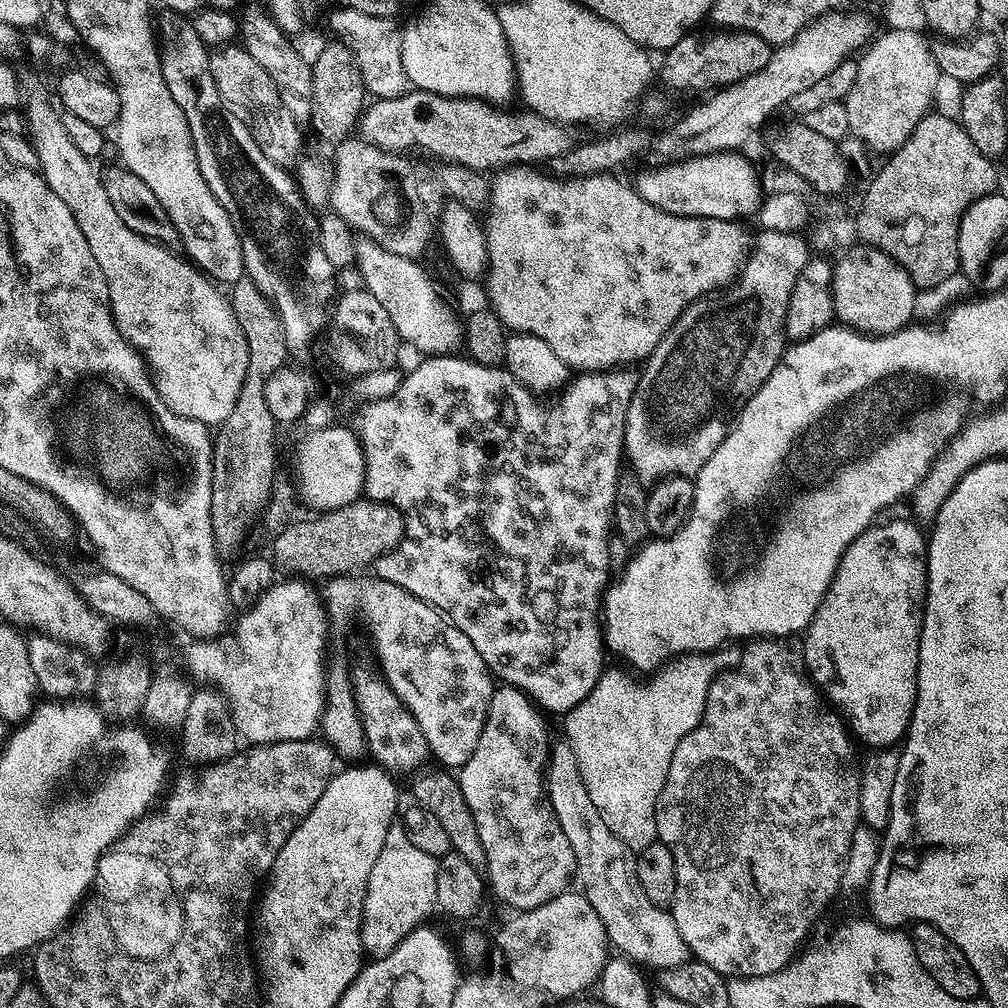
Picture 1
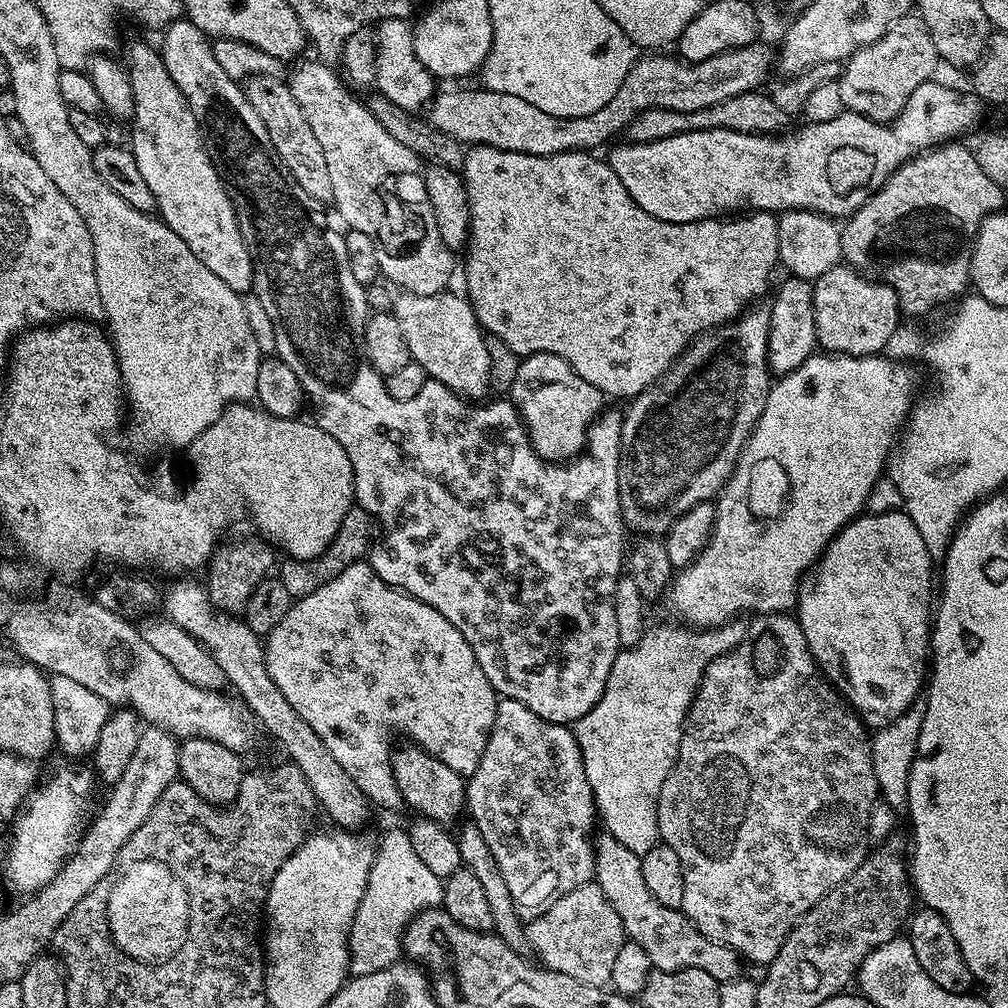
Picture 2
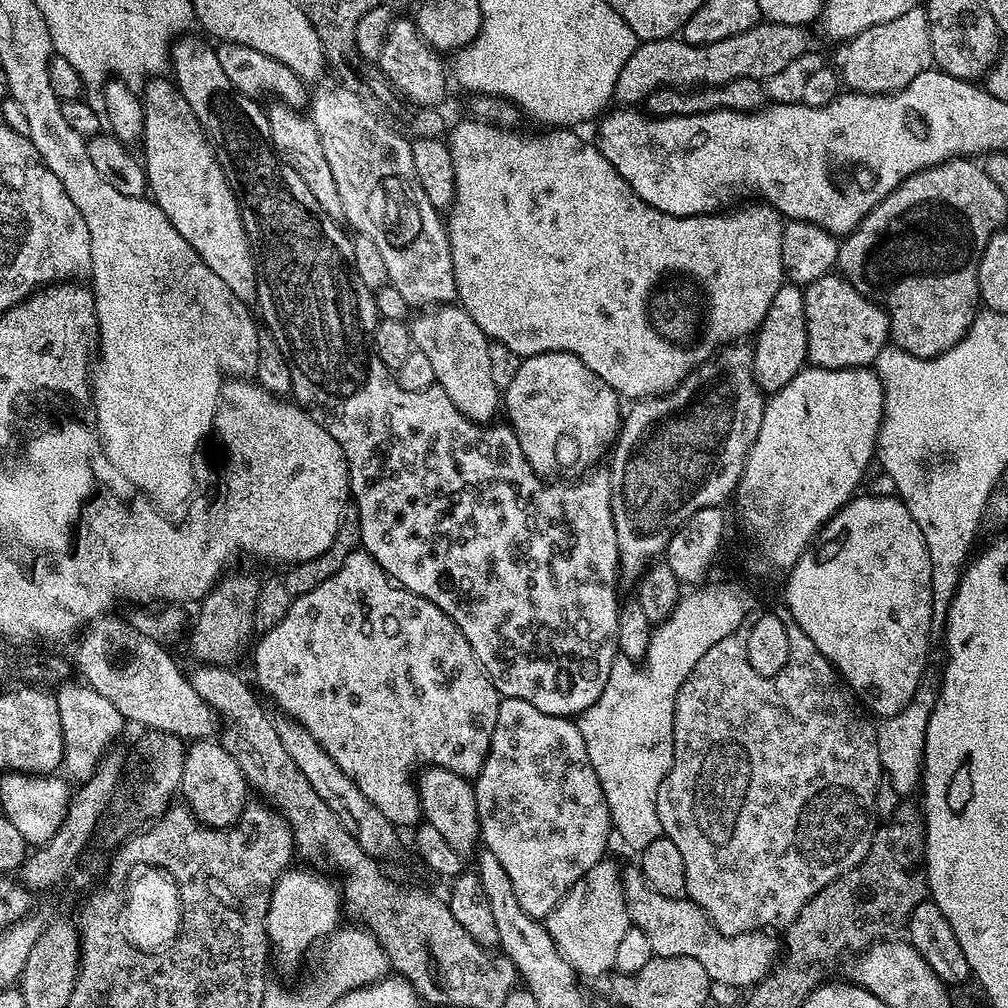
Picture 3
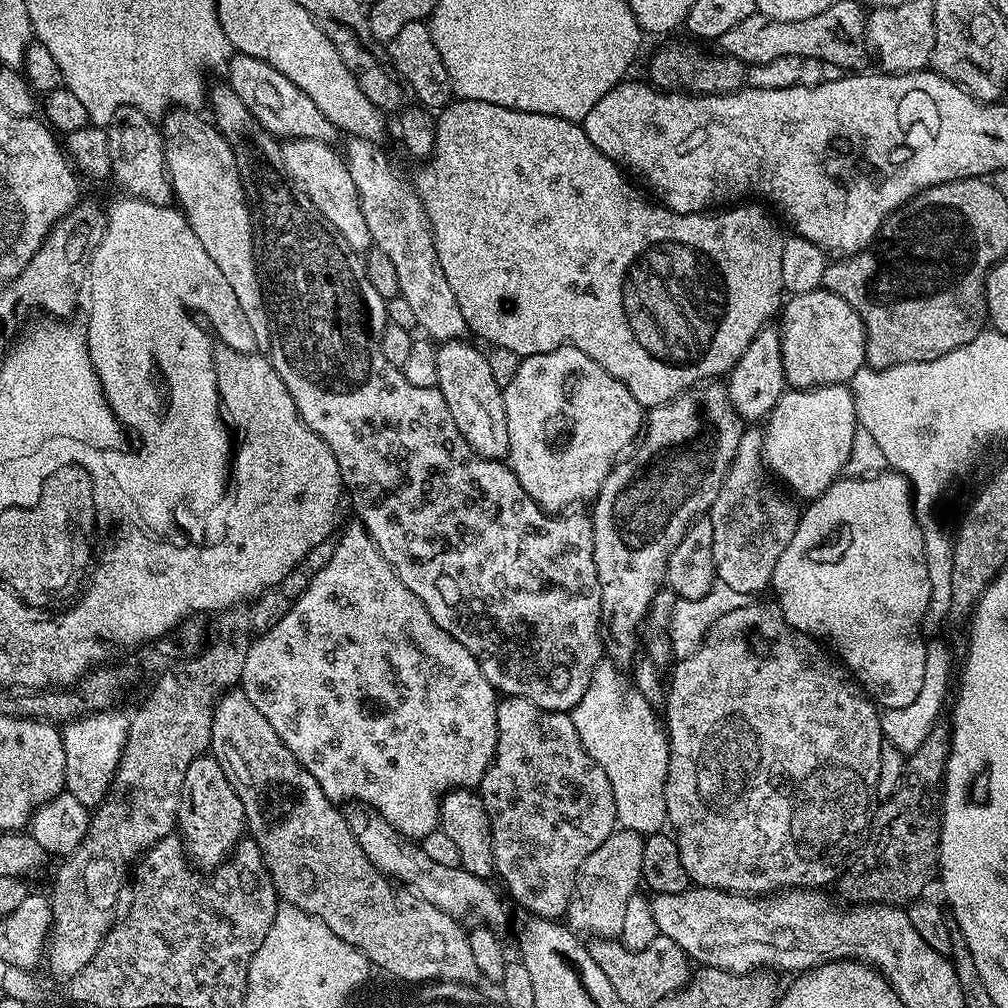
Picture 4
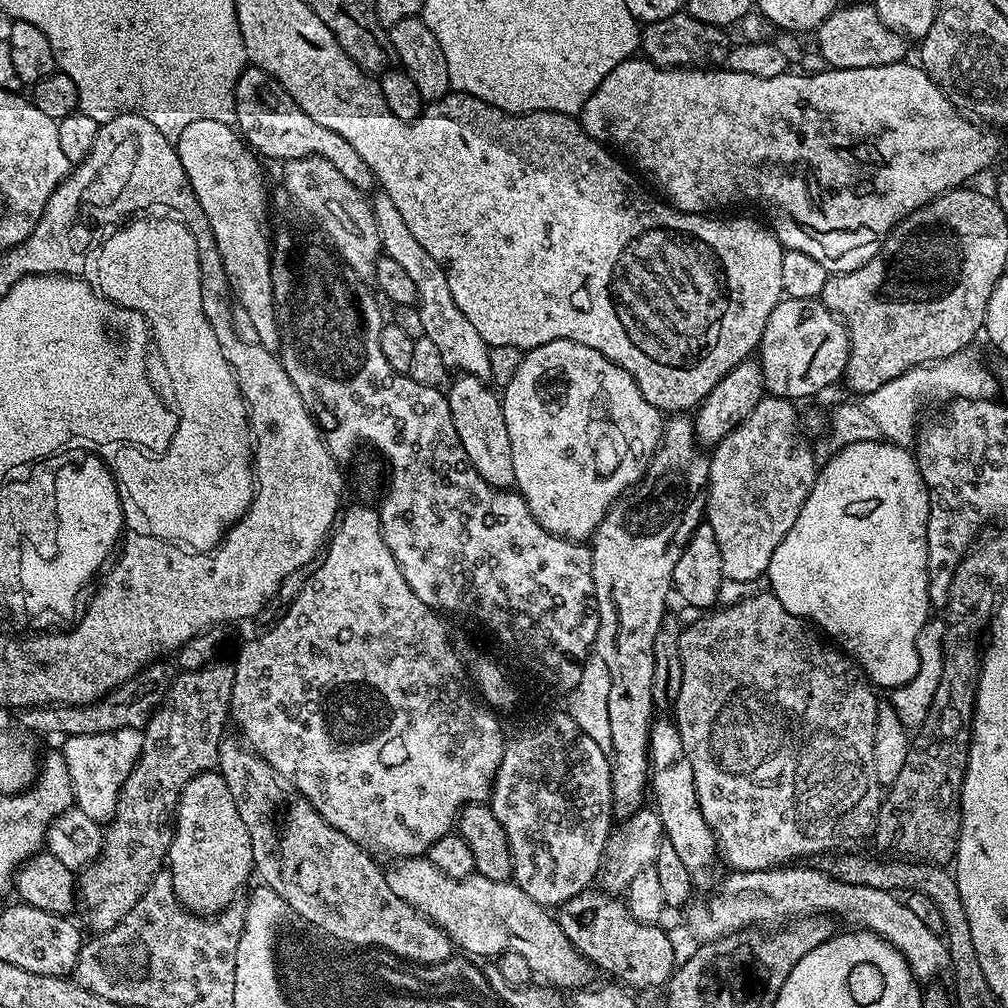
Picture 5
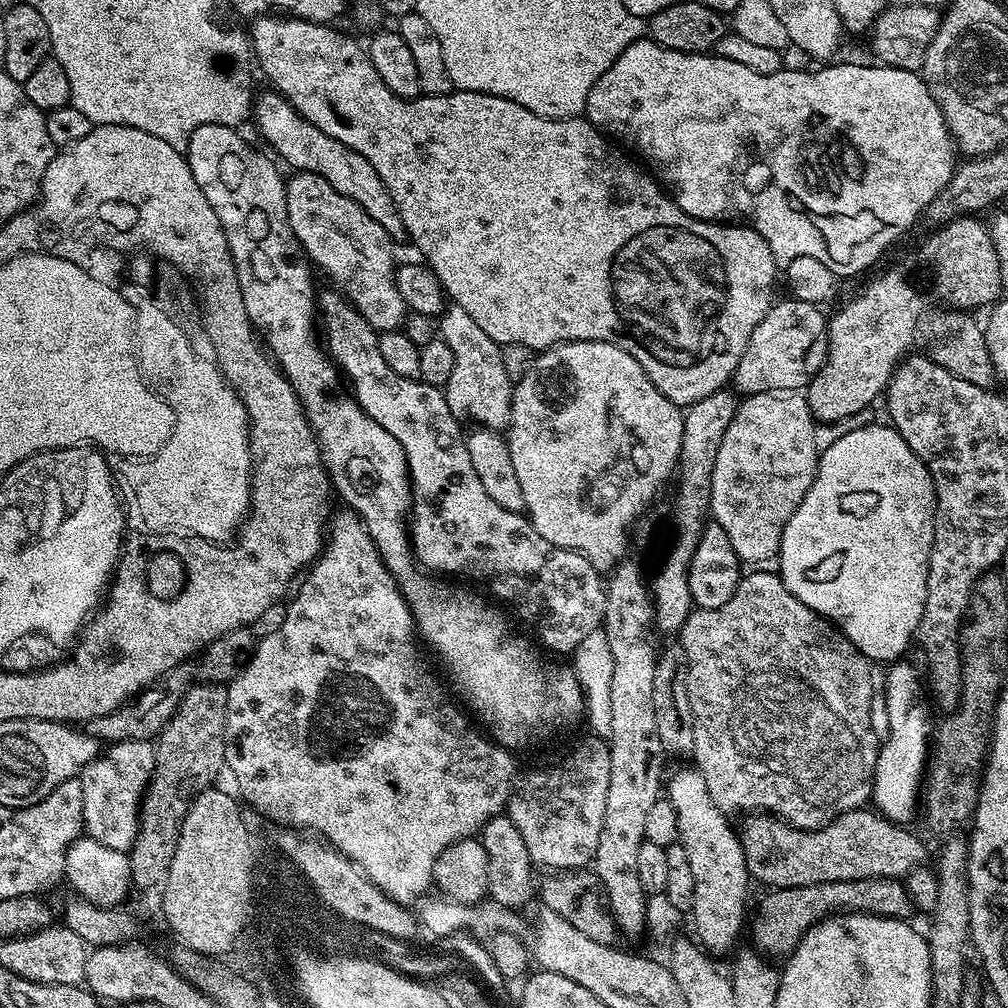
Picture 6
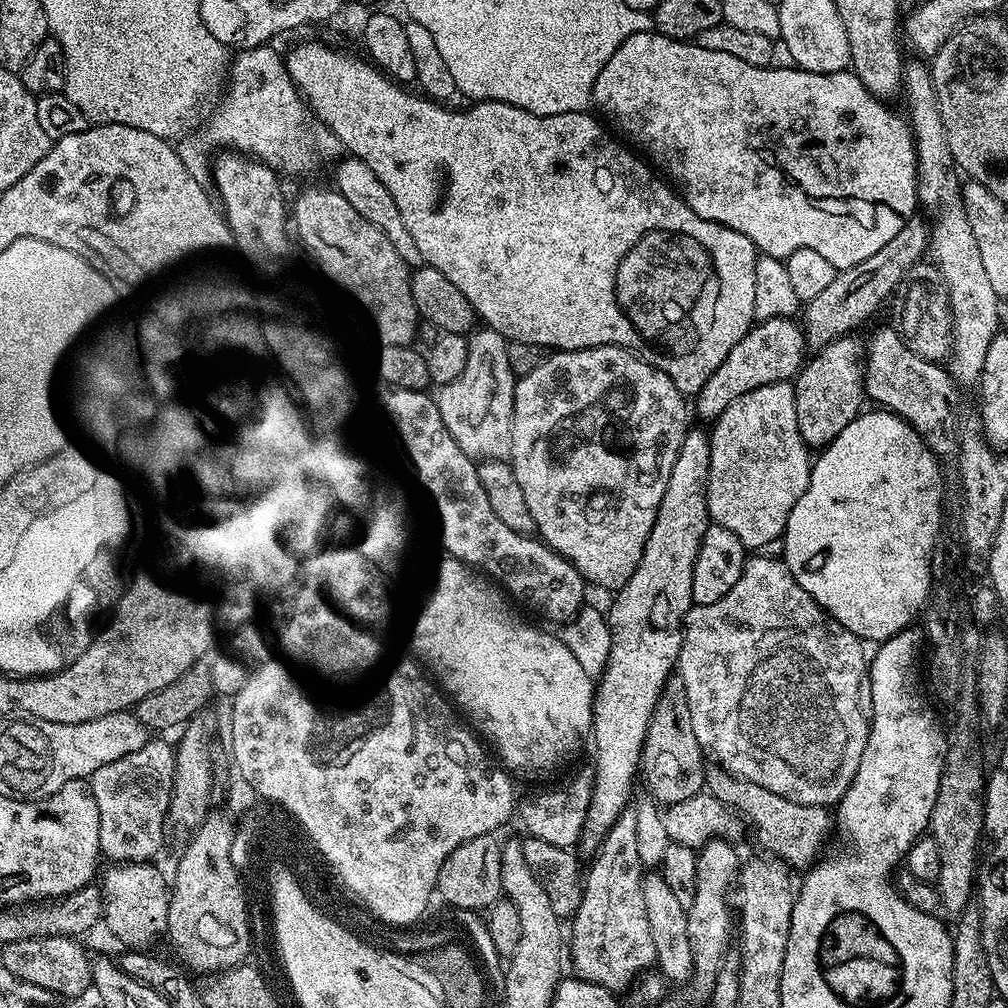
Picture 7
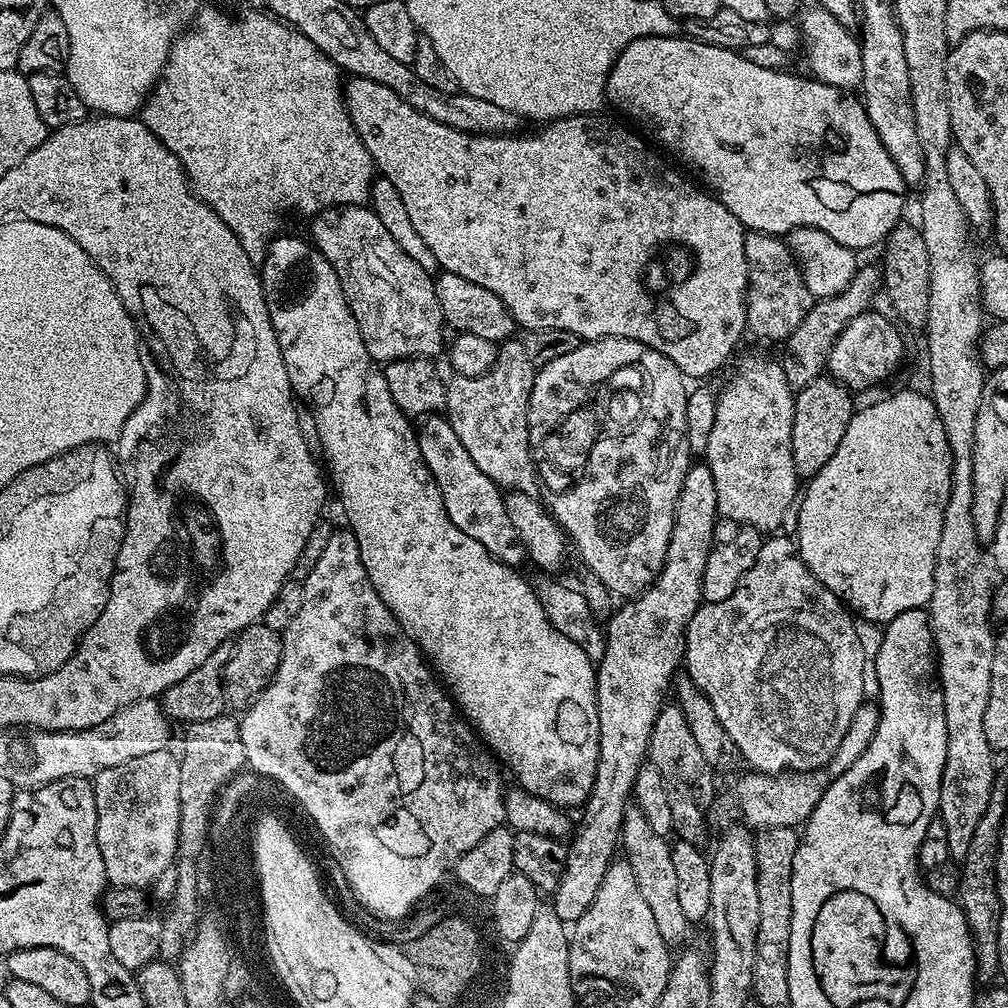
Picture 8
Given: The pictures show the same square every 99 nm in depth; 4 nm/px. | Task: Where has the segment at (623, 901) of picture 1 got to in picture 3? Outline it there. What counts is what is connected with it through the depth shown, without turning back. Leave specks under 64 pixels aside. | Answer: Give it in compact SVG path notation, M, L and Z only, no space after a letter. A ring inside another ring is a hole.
M638 870L625 871L622 879L629 921L646 934L655 955L694 958L694 962L702 962L702 970L706 970L709 981L725 984L734 990L751 989L773 971L778 960L778 940L768 936L772 934L755 930L736 936L724 936L693 900L666 898L665 895L658 894Z

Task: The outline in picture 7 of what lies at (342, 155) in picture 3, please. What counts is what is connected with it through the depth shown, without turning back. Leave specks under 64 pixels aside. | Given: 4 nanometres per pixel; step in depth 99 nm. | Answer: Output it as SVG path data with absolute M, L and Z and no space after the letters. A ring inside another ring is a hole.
M487 326L471 333L468 342L468 366L460 377L449 384L439 385L434 399L446 428L462 446L462 450L477 462L489 460L504 460L512 454L512 423L514 422L514 406L516 405L517 375L512 370L512 363L508 357L508 348L502 334Z

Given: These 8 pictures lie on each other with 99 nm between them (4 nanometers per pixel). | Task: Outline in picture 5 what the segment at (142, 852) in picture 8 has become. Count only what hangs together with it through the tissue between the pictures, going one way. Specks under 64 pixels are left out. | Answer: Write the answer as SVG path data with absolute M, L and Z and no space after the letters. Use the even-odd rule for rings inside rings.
M119 728L118 730L110 730L102 734L69 736L63 741L62 751L66 758L66 770L70 770L70 782L74 790L75 807L80 808L82 814L92 818L96 824L101 826L107 825L108 821L112 819L113 814L116 813L116 803L118 802L120 787L126 782L130 770L134 770L134 766L142 754L143 741L143 731L138 728Z

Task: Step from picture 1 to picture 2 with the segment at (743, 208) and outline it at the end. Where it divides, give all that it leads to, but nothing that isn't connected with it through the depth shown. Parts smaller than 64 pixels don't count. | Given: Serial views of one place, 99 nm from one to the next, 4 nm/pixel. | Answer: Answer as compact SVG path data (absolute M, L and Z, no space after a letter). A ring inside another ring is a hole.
M933 78L927 80L922 86L918 86L918 90L914 90L914 94L910 94L910 98L906 102L906 106L896 115L895 120L891 122L877 122L866 118L857 112L849 112L843 110L830 121L818 121L816 123L805 123L805 128L797 130L793 136L789 134L761 134L759 132L739 132L730 128L702 128L700 130L690 130L674 134L668 138L658 138L652 142L623 142L624 144L613 143L606 153L608 165L614 170L614 174L618 174L618 182L622 182L622 186L626 186L626 190L630 194L630 198L634 198L634 202L638 202L638 206L642 206L642 210L646 210L646 214L654 214L654 218L662 218L662 222L694 222L695 220L707 220L709 218L719 217L721 214L732 214L736 208L736 204L752 203L751 206L756 210L767 210L773 214L781 214L787 209L800 209L802 211L817 212L829 218L847 218L852 213L857 212L875 192L880 191L884 183L892 177L908 160L913 156L919 156L920 153L935 148L938 144L955 141L963 132L968 132L980 120L981 101L975 95L969 94L967 91L959 92L956 88L947 88L944 84L939 84L939 79Z

